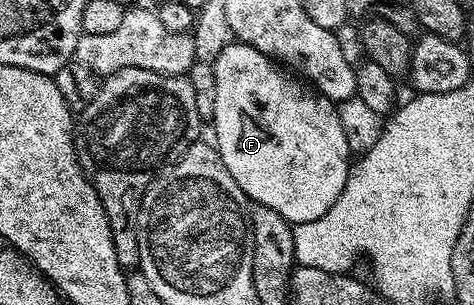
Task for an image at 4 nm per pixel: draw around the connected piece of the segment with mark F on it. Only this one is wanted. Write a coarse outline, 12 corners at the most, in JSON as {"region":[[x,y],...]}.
{"region":[[232,41],[213,143],[252,204],[292,225],[341,197],[338,106]]}

